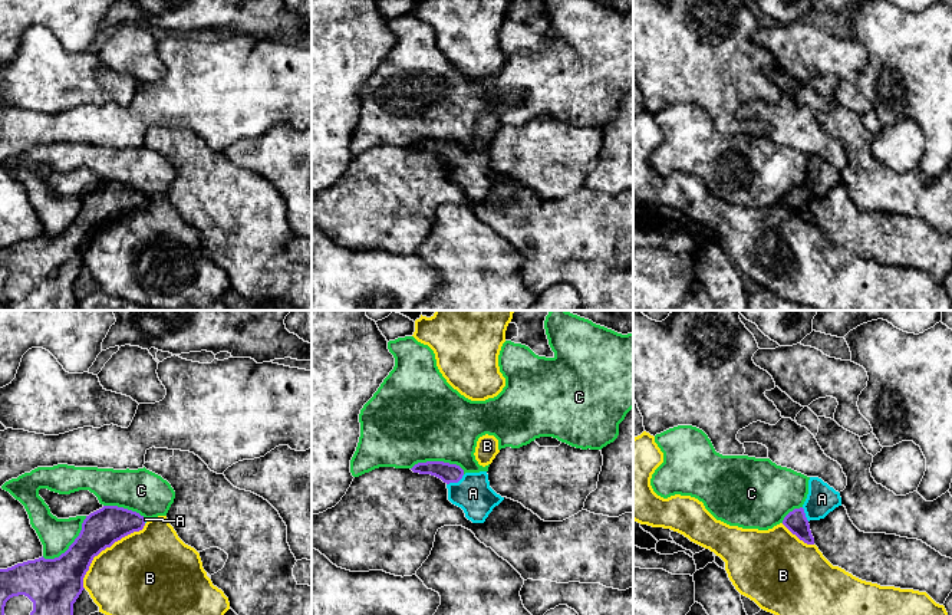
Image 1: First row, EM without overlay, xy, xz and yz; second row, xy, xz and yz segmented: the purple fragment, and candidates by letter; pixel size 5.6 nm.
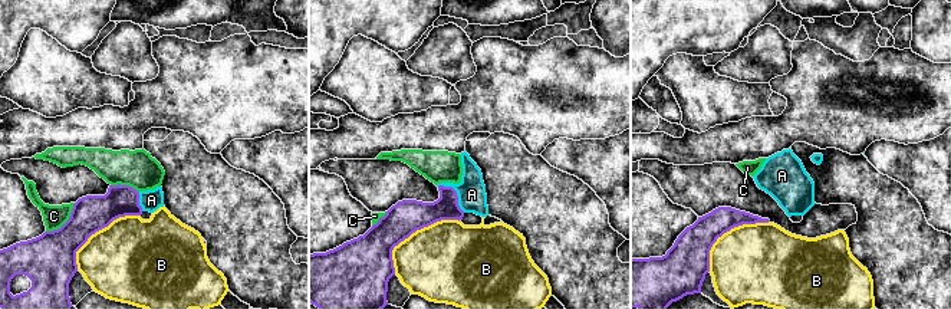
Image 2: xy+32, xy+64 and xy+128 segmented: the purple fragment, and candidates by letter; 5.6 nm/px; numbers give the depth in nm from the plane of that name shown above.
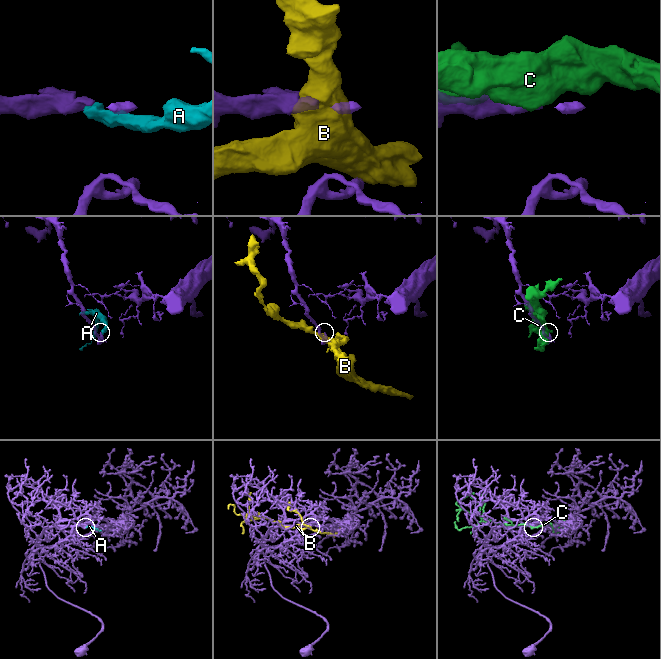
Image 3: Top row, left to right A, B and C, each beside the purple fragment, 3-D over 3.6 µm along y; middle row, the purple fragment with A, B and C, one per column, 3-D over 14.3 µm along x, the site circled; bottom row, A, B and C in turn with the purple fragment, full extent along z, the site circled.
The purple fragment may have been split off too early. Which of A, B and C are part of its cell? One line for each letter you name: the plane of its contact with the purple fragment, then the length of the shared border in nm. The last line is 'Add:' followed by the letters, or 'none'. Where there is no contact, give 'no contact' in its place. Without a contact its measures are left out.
A: contact in xz; length 120 nm
Add: A

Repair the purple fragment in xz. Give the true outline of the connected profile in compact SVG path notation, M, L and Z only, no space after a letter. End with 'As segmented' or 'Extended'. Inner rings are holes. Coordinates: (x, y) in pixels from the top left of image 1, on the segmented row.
M444 461L418 463L411 470L441 478L447 484L448 500L461 507L472 523L484 523L504 500L490 487L487 471L465 473L459 466Z. Extended

